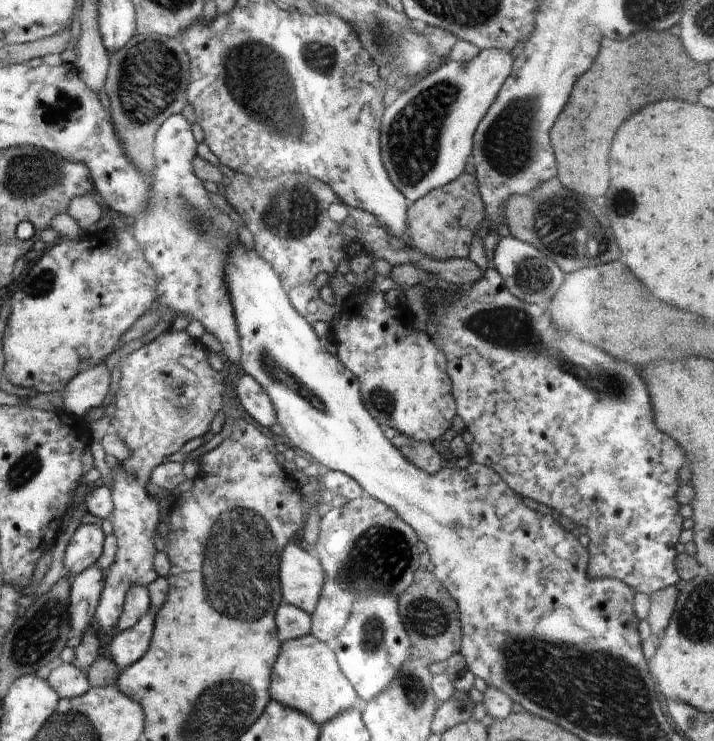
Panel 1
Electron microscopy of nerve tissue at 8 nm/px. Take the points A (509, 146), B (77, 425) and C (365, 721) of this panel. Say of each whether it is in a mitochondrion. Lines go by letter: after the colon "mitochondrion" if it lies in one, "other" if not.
A: mitochondrion
B: other
C: other

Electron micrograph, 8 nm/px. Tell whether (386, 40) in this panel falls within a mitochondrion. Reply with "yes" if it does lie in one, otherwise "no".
yes

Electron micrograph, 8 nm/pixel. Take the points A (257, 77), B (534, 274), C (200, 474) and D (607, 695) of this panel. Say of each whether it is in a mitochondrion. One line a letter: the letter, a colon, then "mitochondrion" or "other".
A: mitochondrion
B: mitochondrion
C: other
D: mitochondrion

